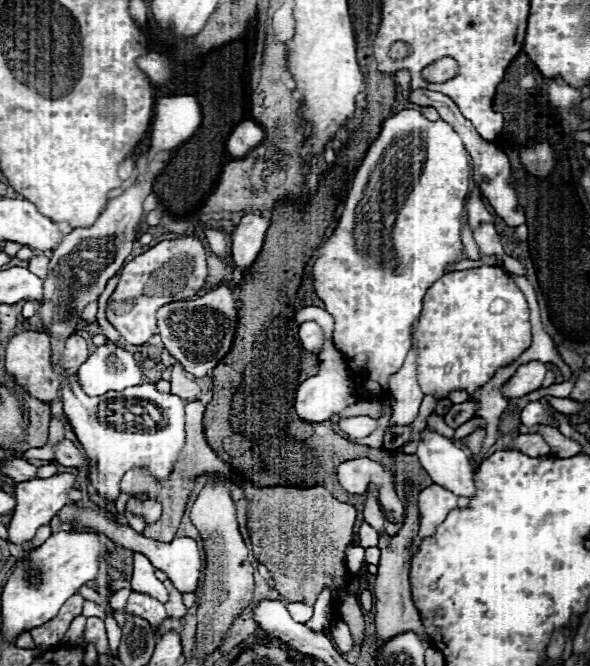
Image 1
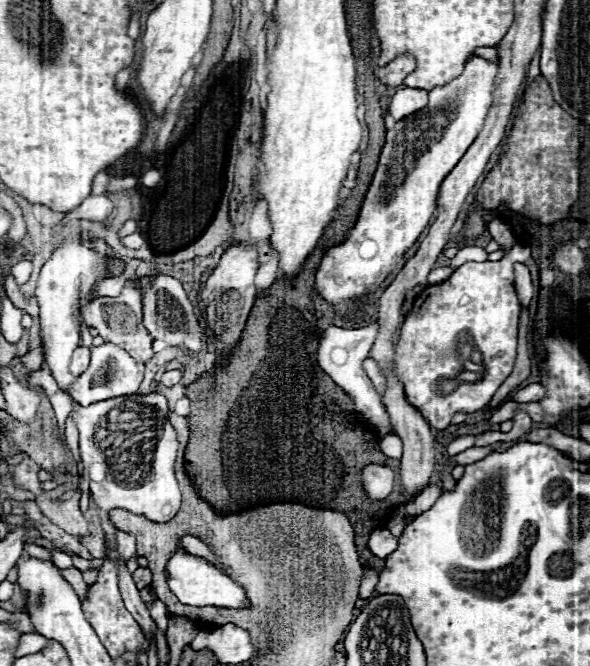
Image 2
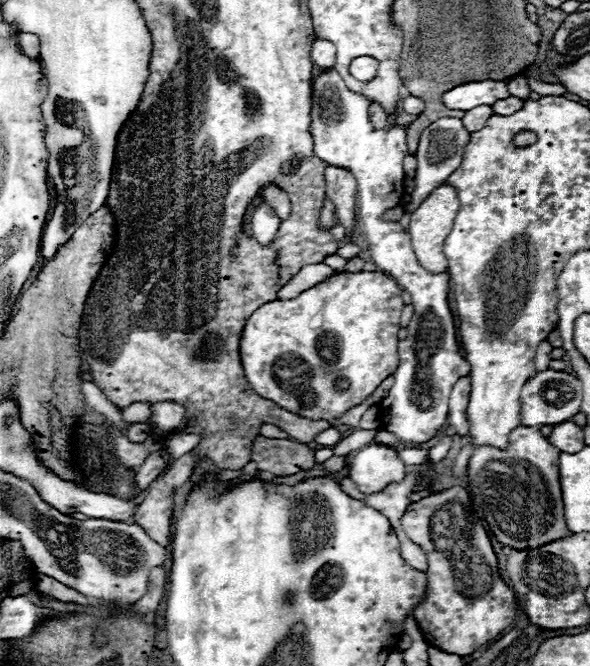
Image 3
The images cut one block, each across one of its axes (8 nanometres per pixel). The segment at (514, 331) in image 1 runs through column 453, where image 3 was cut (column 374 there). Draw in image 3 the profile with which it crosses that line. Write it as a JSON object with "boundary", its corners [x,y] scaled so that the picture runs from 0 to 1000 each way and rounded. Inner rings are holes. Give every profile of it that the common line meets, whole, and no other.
{"boundary":[[[569,408],[495,450],[454,453],[420,477],[407,508],[407,541],[417,571],[434,592],[461,601],[475,613],[505,622],[508,628],[553,631],[566,640],[675,553],[671,502],[678,495],[681,462],[681,432],[647,408]]]}

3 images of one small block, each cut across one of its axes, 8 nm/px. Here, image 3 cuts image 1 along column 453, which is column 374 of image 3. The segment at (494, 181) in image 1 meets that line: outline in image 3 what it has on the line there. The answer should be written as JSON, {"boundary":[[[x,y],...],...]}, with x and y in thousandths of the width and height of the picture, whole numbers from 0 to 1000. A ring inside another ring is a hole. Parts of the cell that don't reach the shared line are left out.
{"boundary":[[[627,153],[624,171],[627,171],[627,180],[631,180],[634,192],[651,192],[658,186],[658,174],[654,174],[651,162],[641,153]]]}

